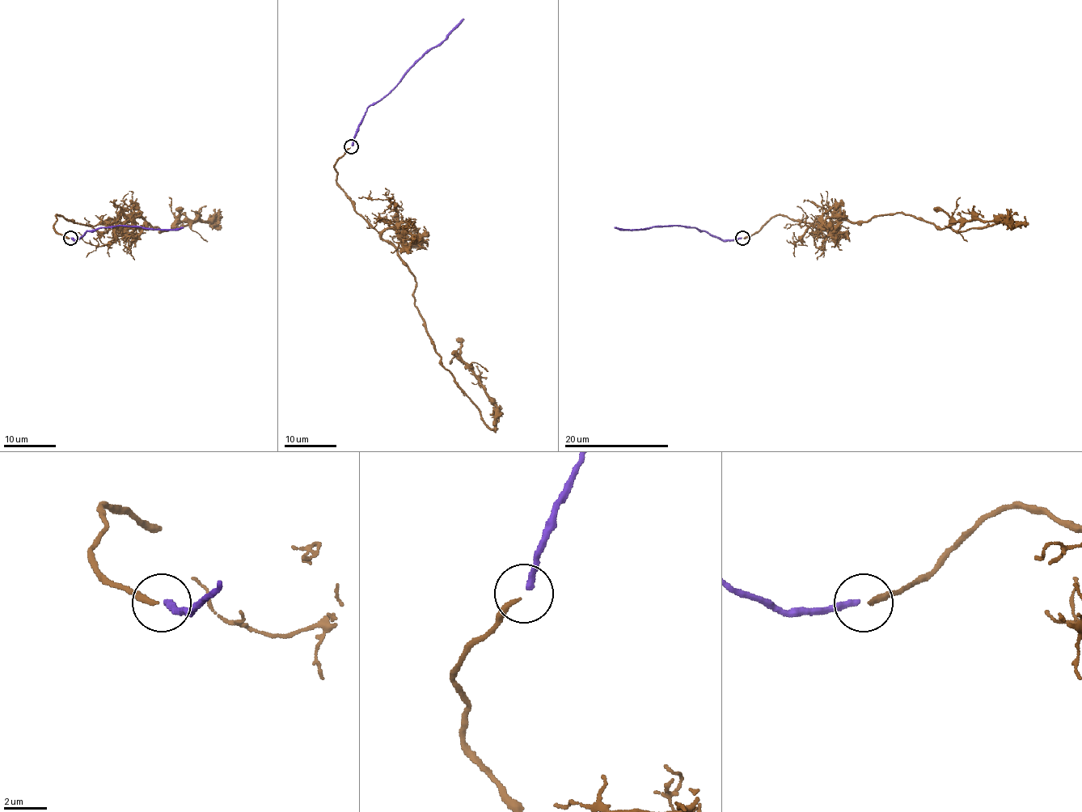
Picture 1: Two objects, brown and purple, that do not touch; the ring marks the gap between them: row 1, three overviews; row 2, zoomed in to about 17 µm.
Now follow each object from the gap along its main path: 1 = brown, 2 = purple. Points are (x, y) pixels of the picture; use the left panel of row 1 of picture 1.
1: (69, 238), (53, 227), (57, 215), (91, 226), (134, 213), (161, 231), (214, 225), (180, 221), (168, 197)
2: (70, 238), (77, 240), (86, 231), (112, 226), (141, 226), (166, 230), (183, 227)

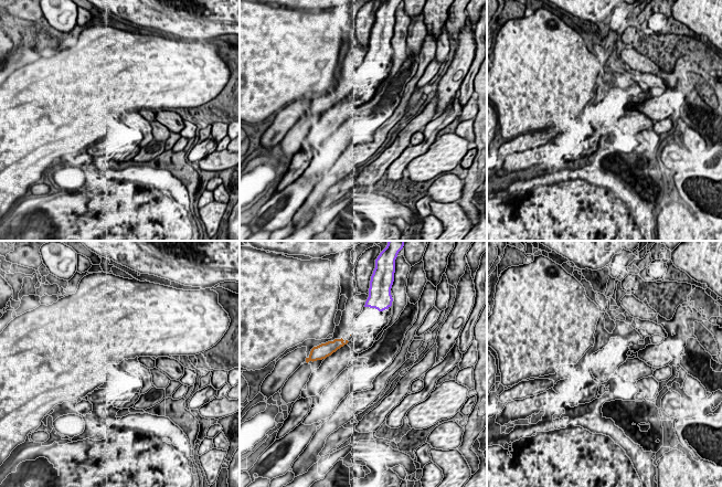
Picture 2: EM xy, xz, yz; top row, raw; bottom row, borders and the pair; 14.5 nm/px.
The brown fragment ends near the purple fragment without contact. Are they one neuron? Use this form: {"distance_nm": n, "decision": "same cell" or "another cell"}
{"distance_nm": 460, "decision": "another cell"}

